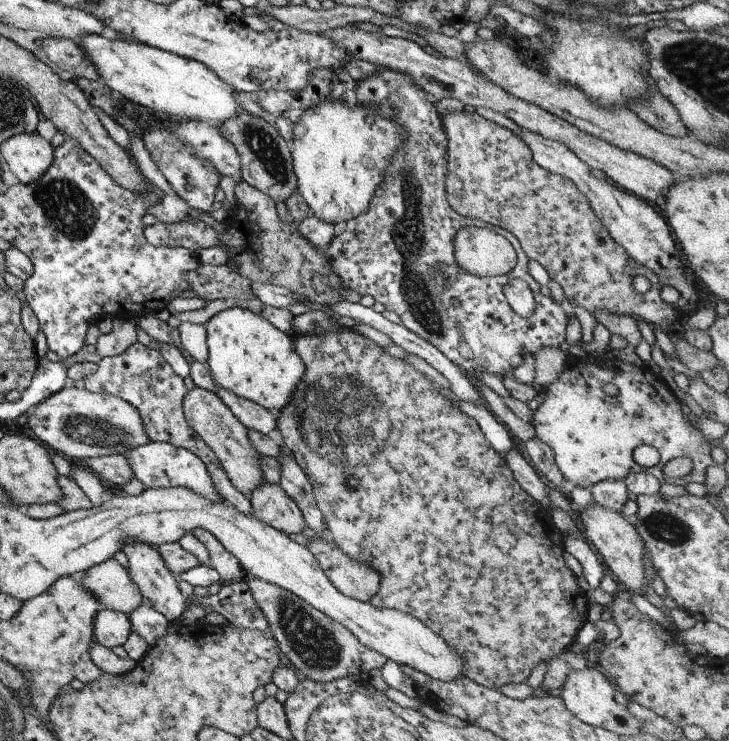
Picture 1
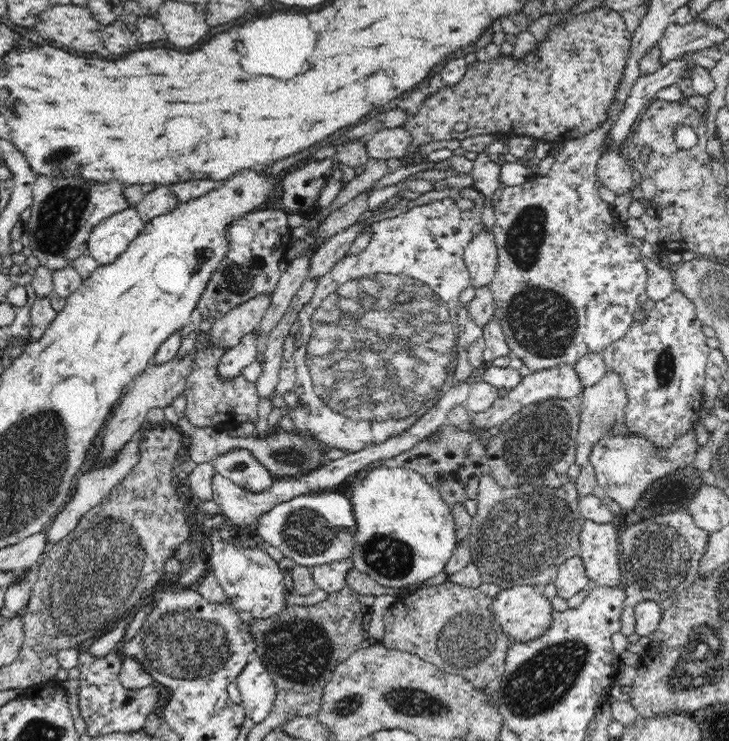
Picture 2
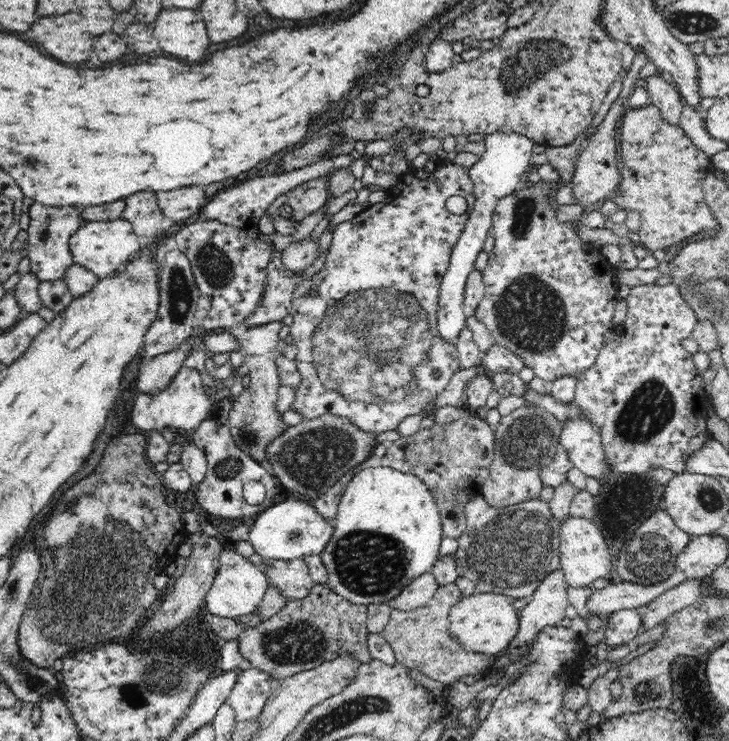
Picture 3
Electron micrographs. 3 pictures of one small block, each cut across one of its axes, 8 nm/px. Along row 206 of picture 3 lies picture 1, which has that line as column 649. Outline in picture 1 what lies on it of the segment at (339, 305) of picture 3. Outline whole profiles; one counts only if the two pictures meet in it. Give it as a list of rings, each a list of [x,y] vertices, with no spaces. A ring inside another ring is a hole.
[[[606,357],[606,366],[595,366],[585,360],[569,358],[562,372],[559,372],[557,381],[551,382],[544,390],[543,402],[533,411],[531,427],[534,437],[541,440],[553,454],[553,460],[561,478],[569,483],[568,487],[577,485],[589,490],[593,484],[605,480],[624,480],[630,473],[642,470],[633,458],[632,452],[643,444],[653,447],[659,453],[659,462],[650,471],[660,483],[672,483],[685,487],[696,483],[704,485],[705,468],[712,464],[709,454],[708,442],[703,438],[701,430],[695,426],[696,419],[693,414],[683,414],[680,404],[674,394],[665,386],[659,375],[653,374],[647,367],[625,365],[618,360]],[[603,384],[613,384],[618,392],[615,396],[607,396],[601,388]],[[671,458],[689,458],[693,467],[689,474],[682,478],[668,478],[662,475],[662,468]]]

